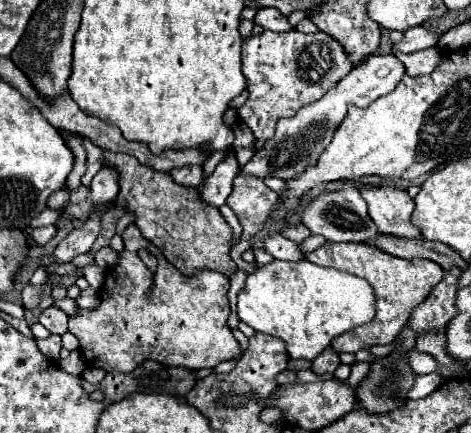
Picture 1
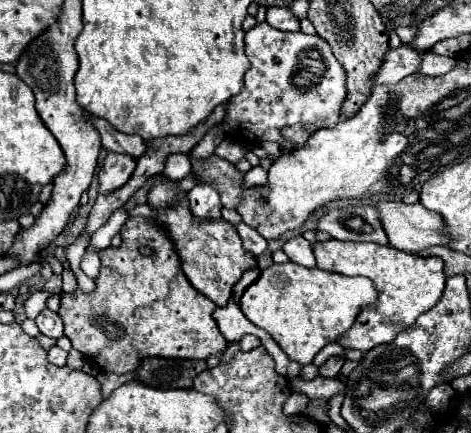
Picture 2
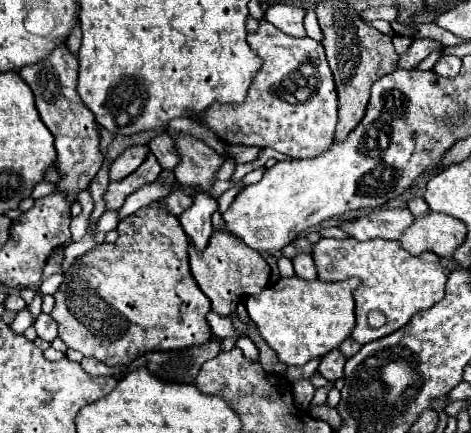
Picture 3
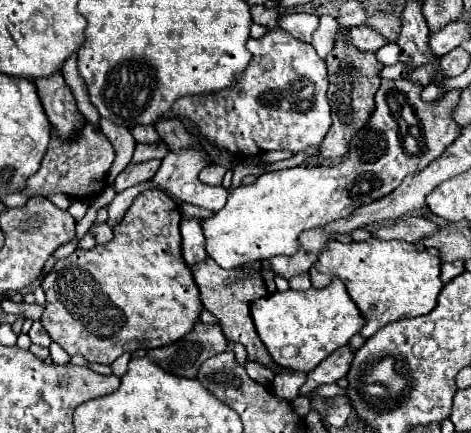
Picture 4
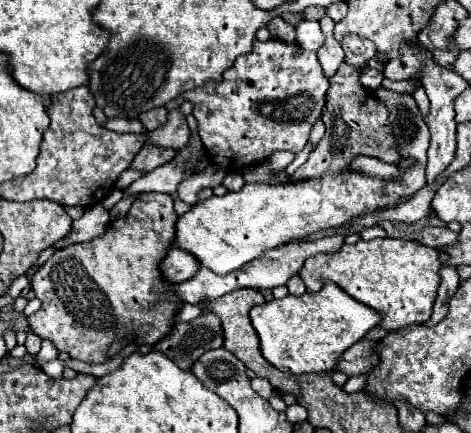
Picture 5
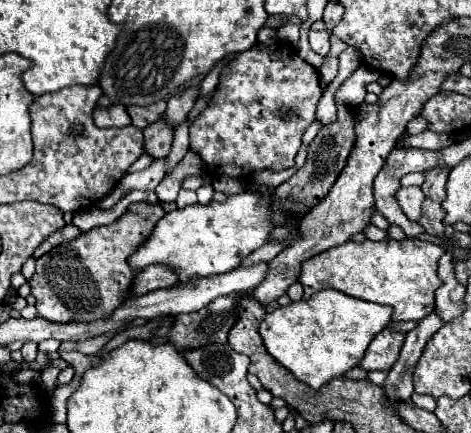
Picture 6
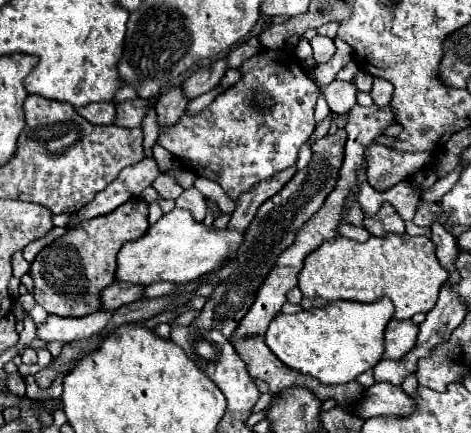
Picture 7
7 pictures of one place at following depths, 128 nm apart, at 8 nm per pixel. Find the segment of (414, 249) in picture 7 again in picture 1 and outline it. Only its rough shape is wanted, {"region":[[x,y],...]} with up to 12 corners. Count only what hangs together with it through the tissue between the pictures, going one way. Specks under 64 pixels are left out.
{"region":[[328,242],[306,254],[356,274],[376,316],[332,340],[358,352],[390,344],[442,280],[432,260],[394,258],[368,244]]}

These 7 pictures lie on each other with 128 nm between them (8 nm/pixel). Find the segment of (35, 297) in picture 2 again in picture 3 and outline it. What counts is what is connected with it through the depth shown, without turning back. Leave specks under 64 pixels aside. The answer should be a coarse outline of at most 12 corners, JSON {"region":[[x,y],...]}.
{"region":[[28,306],[18,312],[10,326],[14,332],[22,334],[32,326],[34,318]]}

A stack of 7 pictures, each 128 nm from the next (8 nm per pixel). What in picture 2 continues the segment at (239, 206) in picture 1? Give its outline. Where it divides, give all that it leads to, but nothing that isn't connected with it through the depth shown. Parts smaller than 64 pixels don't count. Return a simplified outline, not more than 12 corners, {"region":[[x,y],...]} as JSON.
{"region":[[218,156],[192,160],[202,182],[220,184],[222,206],[244,202],[244,172]]}

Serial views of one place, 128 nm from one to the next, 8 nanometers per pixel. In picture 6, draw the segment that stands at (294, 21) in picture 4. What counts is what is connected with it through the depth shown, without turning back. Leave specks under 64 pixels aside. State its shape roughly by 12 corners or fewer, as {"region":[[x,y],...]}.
{"region":[[308,32],[312,50],[326,56],[330,50],[328,32]]}

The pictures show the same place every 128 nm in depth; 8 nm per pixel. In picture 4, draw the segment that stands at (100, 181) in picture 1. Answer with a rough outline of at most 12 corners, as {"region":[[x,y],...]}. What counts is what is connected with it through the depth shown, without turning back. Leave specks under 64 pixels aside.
{"region":[[136,144],[132,164],[162,160],[166,144]]}

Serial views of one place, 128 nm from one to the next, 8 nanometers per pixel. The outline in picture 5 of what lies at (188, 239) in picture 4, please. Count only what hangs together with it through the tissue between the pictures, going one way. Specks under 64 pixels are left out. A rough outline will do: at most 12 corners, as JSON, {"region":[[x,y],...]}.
{"region":[[172,246],[160,268],[168,280],[190,280],[200,262],[188,250]]}

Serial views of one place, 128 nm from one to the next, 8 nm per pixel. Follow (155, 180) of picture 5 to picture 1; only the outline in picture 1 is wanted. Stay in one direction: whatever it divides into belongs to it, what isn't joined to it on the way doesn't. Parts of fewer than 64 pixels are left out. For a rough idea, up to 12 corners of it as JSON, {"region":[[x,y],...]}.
{"region":[[94,262],[84,268],[84,278],[94,290],[104,284],[104,270]]}

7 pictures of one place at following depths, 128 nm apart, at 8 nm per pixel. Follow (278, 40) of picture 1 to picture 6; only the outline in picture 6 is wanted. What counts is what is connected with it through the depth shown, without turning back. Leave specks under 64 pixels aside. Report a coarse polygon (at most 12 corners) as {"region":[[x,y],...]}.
{"region":[[256,44],[190,126],[212,176],[292,168],[318,70]]}

